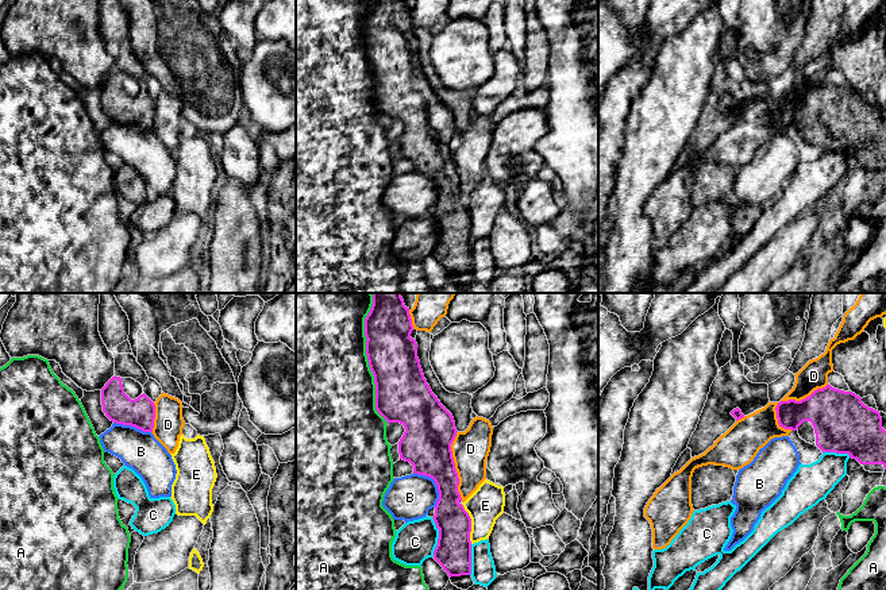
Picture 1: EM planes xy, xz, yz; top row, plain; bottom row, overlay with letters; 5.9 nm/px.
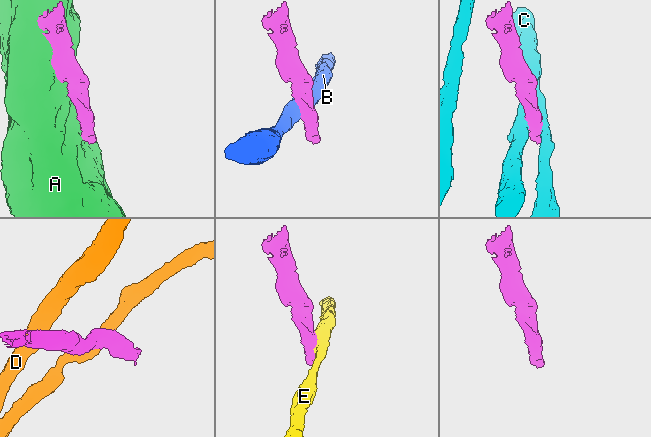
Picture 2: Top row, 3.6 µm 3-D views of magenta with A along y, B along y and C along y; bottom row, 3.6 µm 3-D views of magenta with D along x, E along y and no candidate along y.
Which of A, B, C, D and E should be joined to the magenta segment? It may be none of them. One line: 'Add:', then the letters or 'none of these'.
Add: none of these

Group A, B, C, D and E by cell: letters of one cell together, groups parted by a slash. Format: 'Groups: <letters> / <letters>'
Groups: A / B E / C / D

